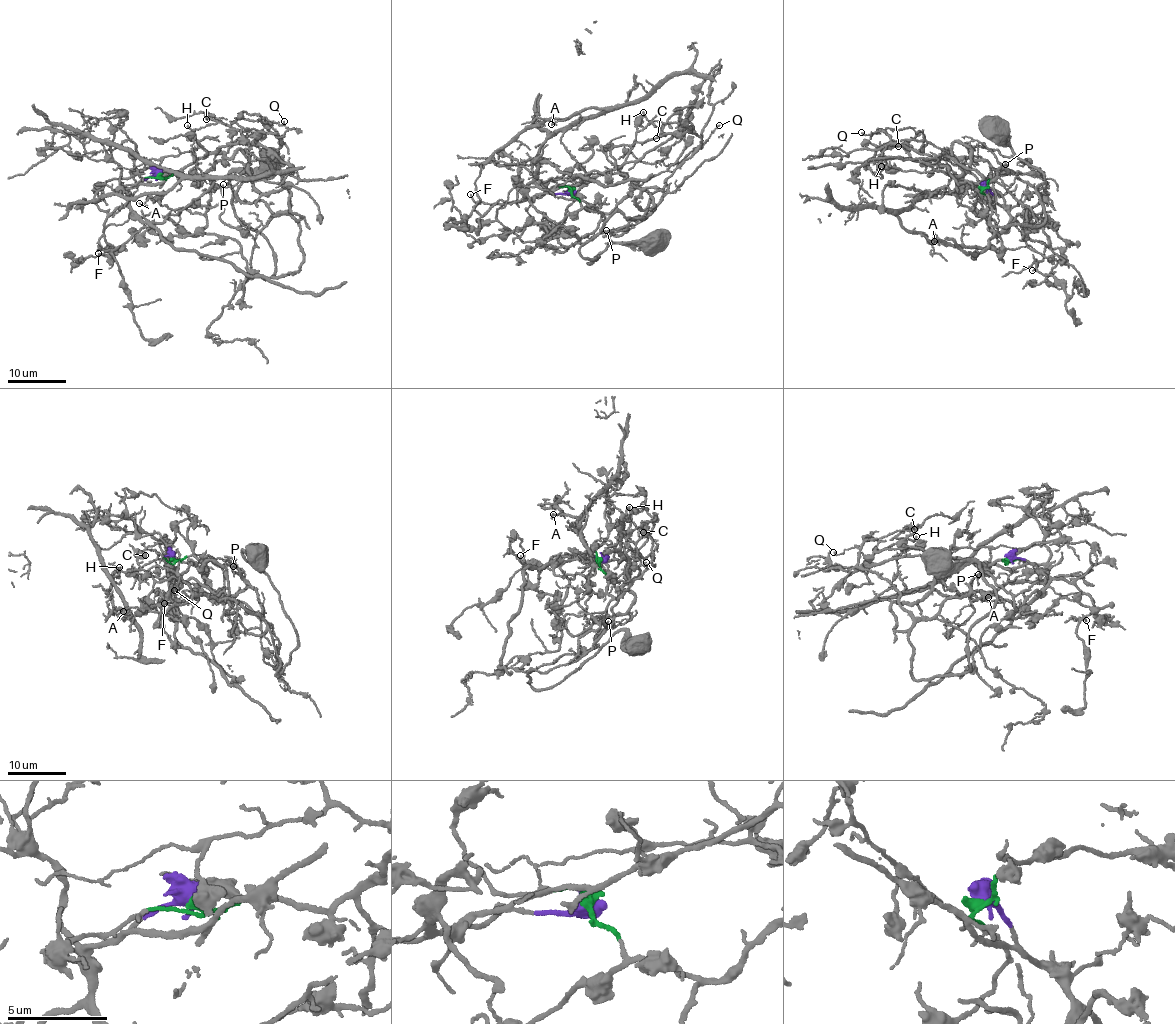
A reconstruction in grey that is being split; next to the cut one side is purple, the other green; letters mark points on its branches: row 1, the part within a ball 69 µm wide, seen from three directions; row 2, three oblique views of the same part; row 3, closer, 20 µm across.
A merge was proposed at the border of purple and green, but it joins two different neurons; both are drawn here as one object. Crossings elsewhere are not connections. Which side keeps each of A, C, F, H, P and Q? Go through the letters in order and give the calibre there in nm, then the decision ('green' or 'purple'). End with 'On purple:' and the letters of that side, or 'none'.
A: calibre 80 nm; purple
C: calibre 320 nm; green
F: calibre 140 nm; purple
H: calibre 150 nm; green
P: calibre 110 nm; green
Q: calibre 130 nm; green
On purple: A, F

